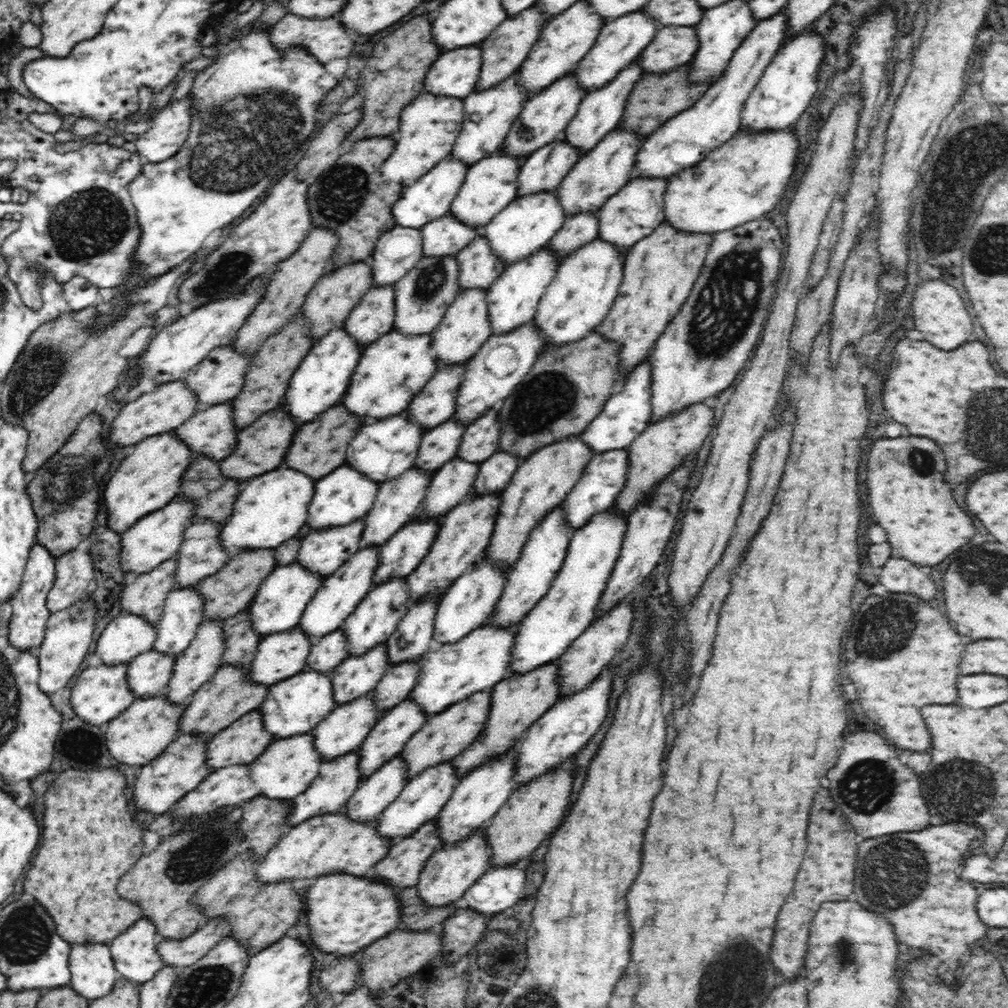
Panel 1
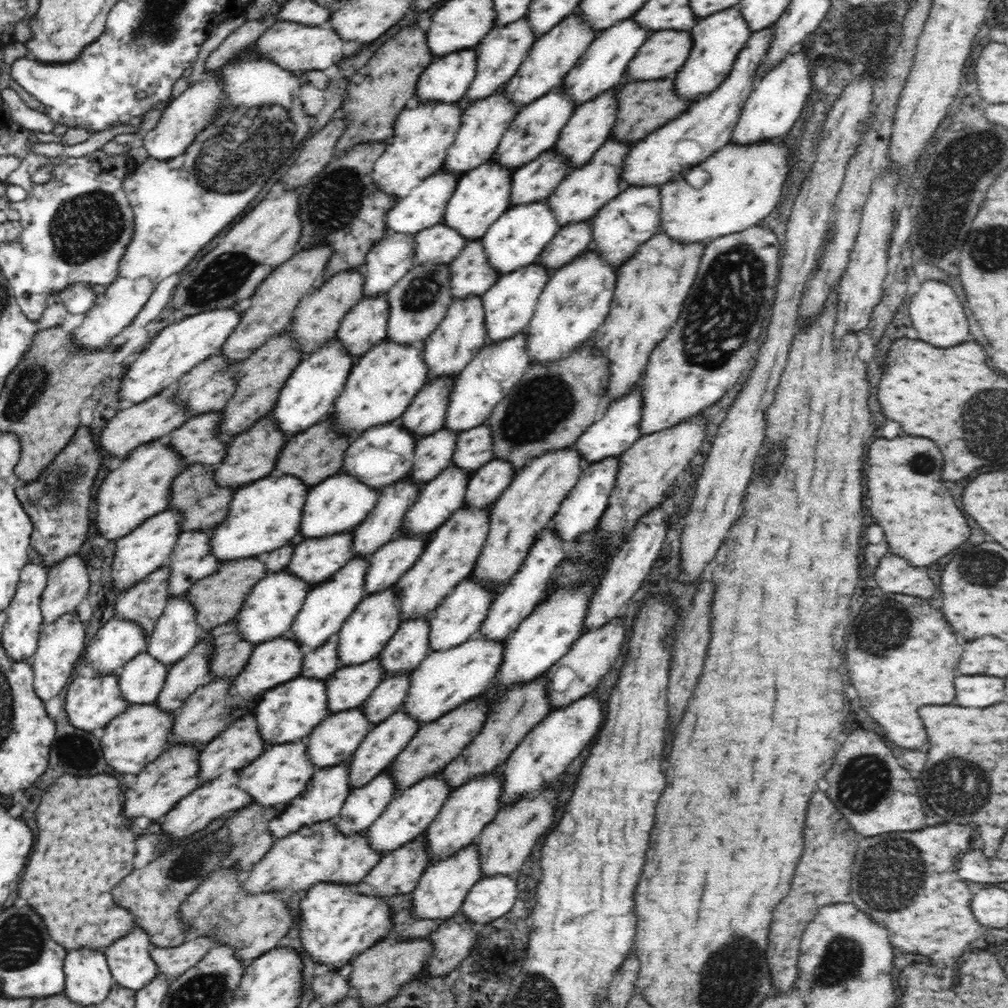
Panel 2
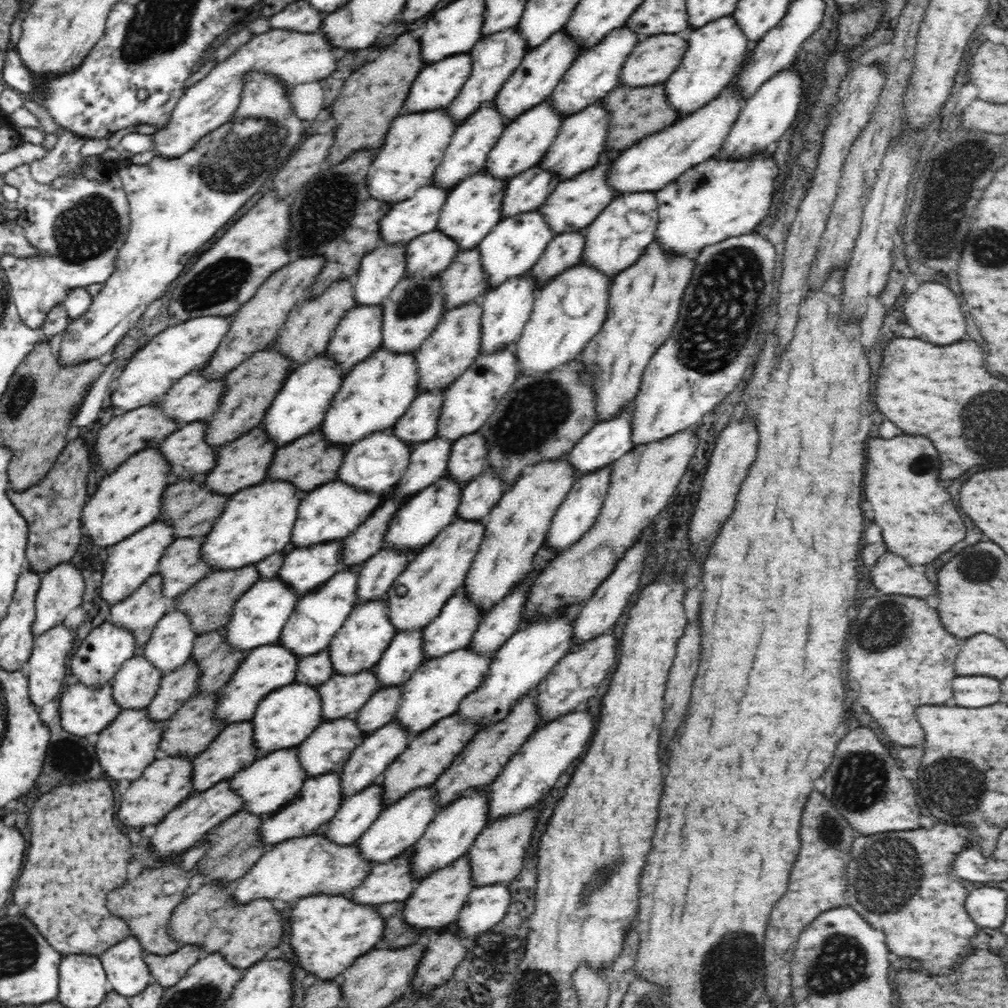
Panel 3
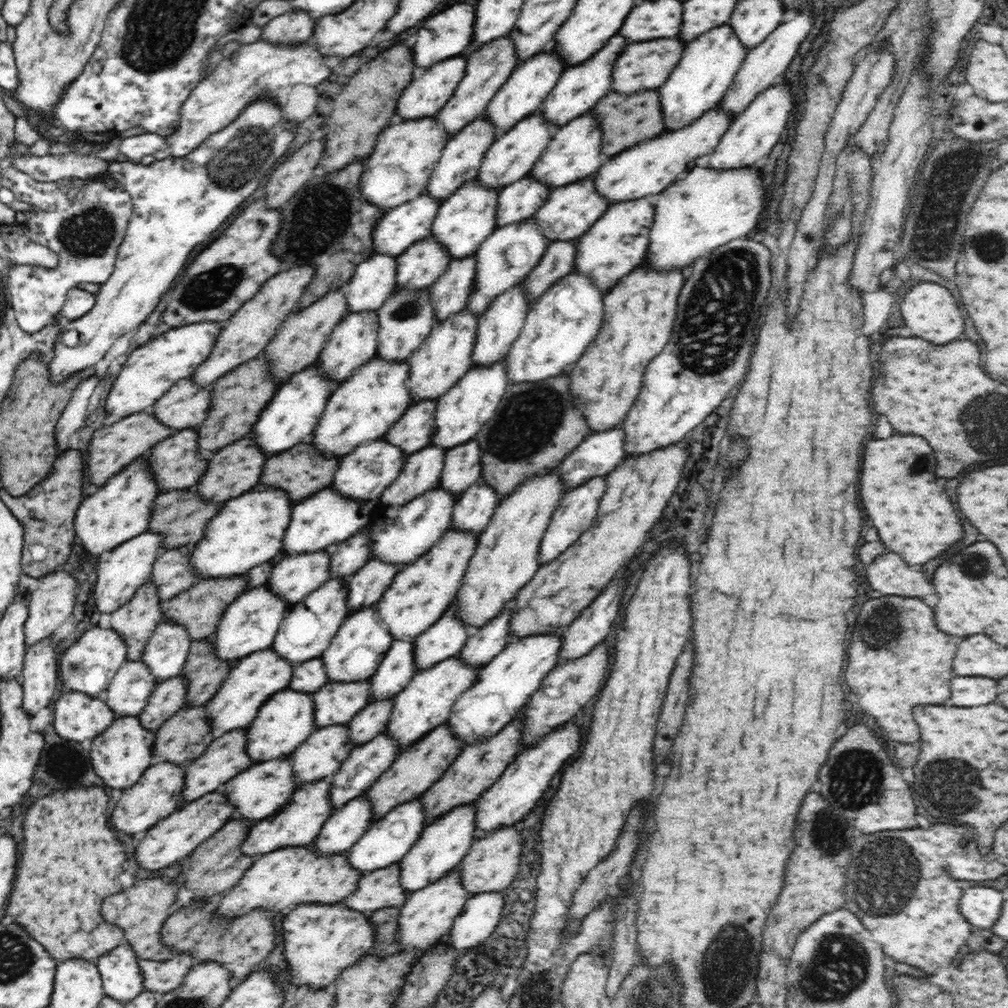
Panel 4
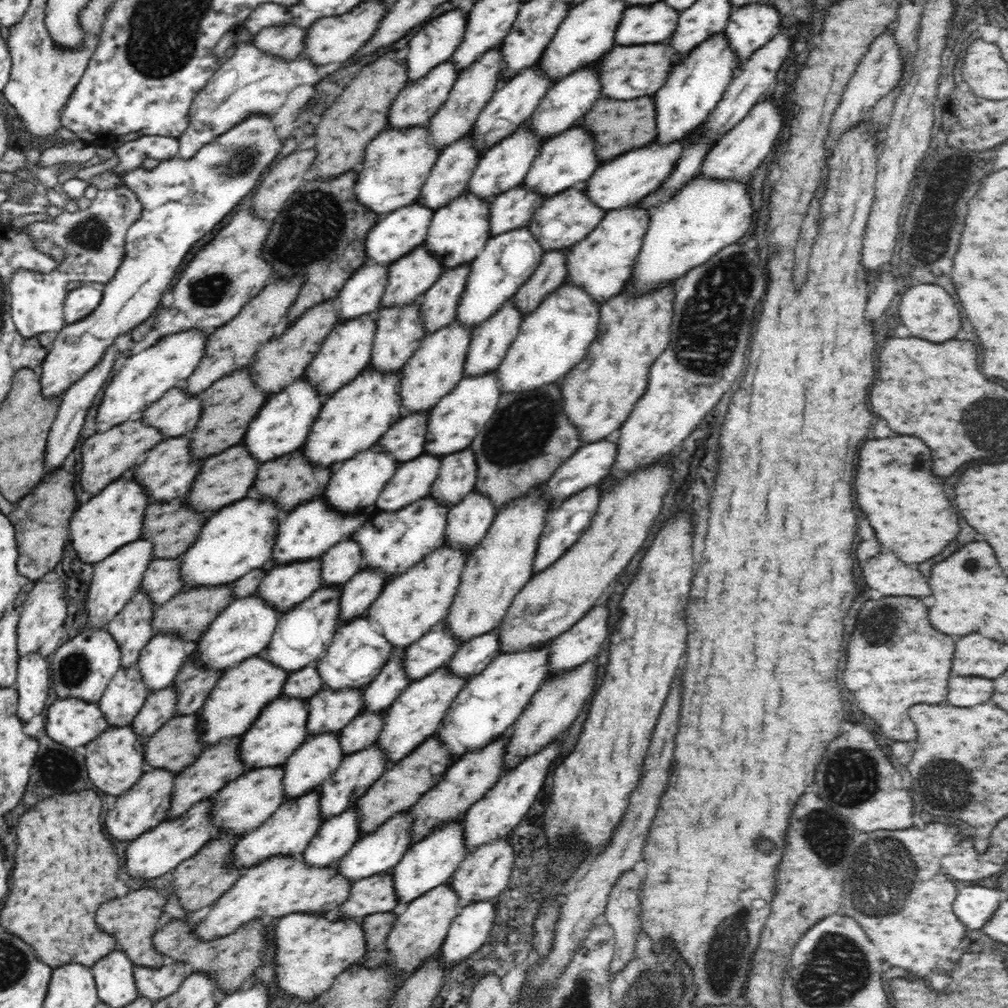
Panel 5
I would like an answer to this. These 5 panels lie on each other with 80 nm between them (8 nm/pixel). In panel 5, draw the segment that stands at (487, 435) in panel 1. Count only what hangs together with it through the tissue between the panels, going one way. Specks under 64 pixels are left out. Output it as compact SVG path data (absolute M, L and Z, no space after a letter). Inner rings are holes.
M471 447L448 454L439 460L440 472L431 486L429 496L453 506L472 492L477 481L477 462Z

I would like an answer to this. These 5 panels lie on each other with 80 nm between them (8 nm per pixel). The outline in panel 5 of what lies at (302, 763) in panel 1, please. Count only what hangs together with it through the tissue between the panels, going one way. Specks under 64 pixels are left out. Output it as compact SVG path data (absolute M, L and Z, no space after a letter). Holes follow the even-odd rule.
M283 765L254 768L247 770L215 793L211 814L213 814L213 826L218 834L227 832L241 838L264 824L280 805L288 801L283 794L283 776Z

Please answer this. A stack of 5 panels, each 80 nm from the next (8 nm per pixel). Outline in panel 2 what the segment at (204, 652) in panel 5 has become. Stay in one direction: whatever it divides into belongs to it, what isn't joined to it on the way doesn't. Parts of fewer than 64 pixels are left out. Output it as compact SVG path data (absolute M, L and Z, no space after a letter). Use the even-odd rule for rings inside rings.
M284 569L278 573L267 574L254 586L250 596L246 598L246 604L236 616L242 641L256 646L259 643L288 635L294 617L301 612L302 604L312 589L308 583L304 583L298 576Z

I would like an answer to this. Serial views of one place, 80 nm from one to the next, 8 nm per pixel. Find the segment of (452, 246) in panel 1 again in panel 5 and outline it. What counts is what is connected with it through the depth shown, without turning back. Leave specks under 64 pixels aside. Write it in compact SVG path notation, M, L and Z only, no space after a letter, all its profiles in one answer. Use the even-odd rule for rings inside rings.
M420 245L389 265L388 282L379 308L412 304L444 272L442 263L425 246Z

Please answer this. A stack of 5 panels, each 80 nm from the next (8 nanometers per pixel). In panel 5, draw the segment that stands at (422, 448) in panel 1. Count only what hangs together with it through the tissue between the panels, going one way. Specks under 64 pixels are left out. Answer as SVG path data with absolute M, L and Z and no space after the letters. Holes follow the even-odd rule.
M423 453L414 460L401 463L378 495L375 510L394 512L429 496L431 486L440 472L440 456Z

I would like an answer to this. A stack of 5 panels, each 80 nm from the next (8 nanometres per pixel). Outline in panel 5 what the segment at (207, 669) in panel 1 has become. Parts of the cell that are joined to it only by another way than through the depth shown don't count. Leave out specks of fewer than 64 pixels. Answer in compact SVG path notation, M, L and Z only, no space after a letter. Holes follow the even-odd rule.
M173 684L150 693L144 701L142 710L131 722L133 731L138 736L151 737L176 716L176 706L178 706L177 690Z

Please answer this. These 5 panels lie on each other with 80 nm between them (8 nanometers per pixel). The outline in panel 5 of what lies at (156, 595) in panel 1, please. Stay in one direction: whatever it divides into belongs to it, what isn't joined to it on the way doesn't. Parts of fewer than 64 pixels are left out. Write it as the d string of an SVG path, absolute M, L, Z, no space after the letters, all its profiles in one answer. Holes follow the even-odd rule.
M140 590L107 624L106 631L120 647L121 668L136 666L141 651L156 635L152 625L155 610L146 591Z

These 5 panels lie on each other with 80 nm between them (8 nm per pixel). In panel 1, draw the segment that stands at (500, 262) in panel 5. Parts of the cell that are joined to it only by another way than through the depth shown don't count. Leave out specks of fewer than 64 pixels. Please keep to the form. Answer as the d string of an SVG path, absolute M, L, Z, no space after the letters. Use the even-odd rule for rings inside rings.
M536 192L528 196L517 196L504 210L500 210L483 229L483 236L488 239L492 252L508 265L532 256L536 250L547 245L562 229L567 215L559 205L559 200L552 192Z

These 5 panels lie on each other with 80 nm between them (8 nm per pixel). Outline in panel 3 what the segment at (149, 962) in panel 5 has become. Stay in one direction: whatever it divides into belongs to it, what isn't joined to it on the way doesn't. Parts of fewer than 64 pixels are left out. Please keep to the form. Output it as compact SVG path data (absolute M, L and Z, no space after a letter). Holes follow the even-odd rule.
M170 862L160 868L143 870L126 886L108 894L106 908L127 923L130 935L141 943L144 954L172 954L182 944L169 935L169 920L180 899L185 898L183 892L190 884L190 878L196 874L201 874L199 868L184 871L182 862L180 865Z

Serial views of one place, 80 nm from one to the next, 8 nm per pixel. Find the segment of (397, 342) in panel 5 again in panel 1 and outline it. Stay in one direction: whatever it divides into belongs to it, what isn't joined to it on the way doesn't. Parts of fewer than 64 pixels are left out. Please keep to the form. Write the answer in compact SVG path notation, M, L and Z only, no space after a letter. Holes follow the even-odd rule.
M454 254L423 256L393 287L396 307L393 330L412 336L430 334L440 324L448 307L461 292L457 257Z

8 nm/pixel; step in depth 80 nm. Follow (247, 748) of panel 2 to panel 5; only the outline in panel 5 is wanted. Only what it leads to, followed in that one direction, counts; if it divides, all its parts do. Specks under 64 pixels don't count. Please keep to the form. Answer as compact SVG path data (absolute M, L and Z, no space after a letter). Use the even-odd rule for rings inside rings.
M241 737L232 738L232 740L222 740L214 746L204 748L202 754L194 761L194 764L187 766L181 773L177 773L174 779L172 800L166 819L180 818L190 806L197 802L206 800L214 796L219 790L222 790L229 782L236 780L248 770L239 758L239 746Z

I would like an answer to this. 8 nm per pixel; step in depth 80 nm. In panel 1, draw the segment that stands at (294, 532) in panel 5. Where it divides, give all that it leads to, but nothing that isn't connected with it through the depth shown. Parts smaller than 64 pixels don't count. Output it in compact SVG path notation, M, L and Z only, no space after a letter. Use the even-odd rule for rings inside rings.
M347 463L338 466L330 474L315 481L314 494L307 514L307 525L311 531L314 531L334 528L334 526L346 526L358 518L365 518L374 504L379 486L380 483L370 480Z

